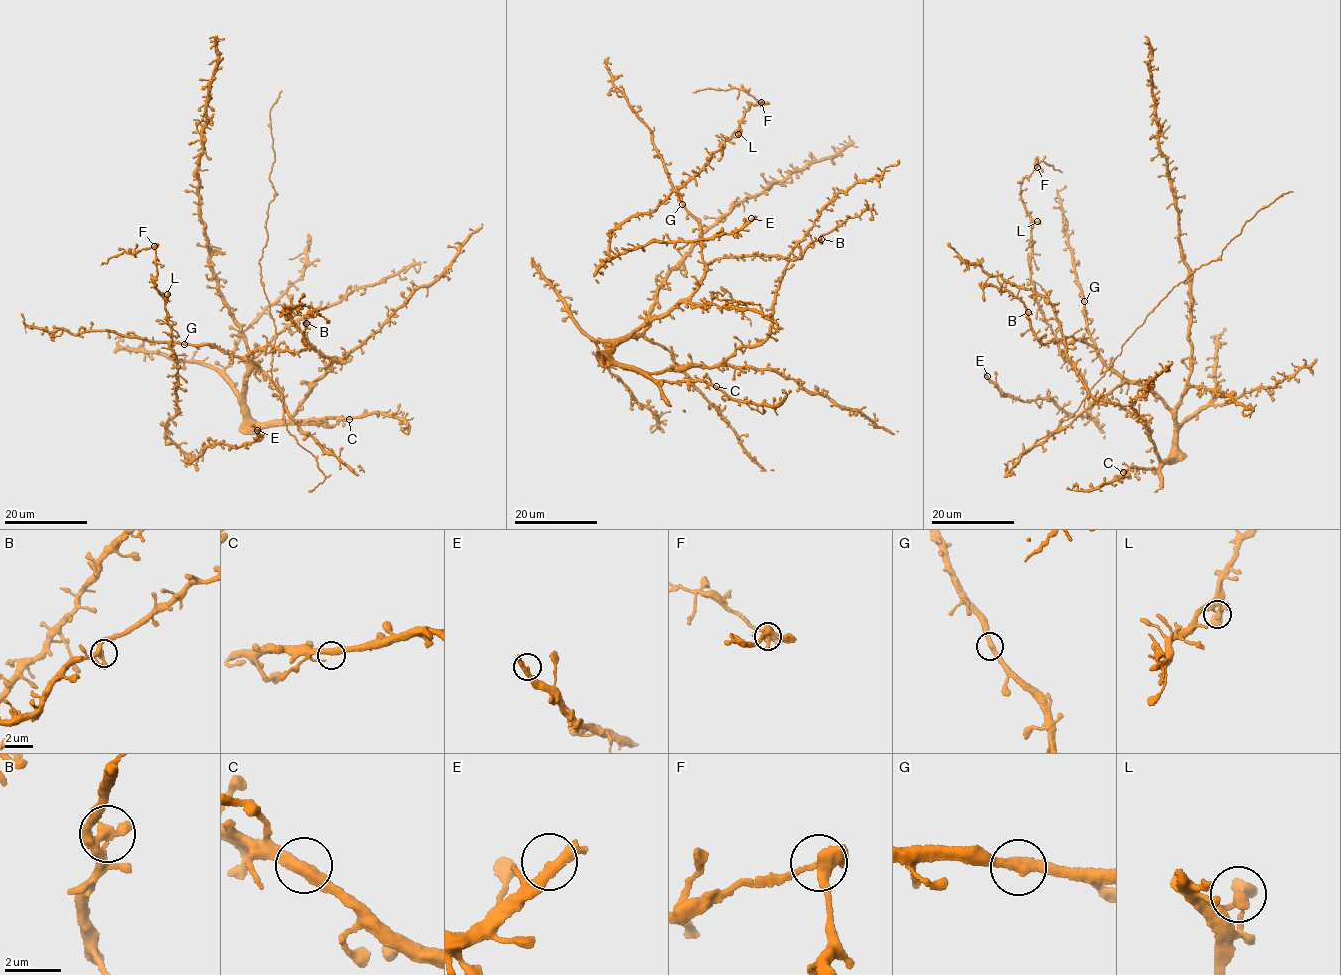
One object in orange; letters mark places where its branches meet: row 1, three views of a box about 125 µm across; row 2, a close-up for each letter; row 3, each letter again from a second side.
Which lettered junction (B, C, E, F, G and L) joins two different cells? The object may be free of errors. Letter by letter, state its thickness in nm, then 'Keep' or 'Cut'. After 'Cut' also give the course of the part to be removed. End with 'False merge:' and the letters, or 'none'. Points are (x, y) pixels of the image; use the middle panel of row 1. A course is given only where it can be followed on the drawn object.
B: Thickness 360 nm. Keep
C: Thickness 420 nm. Keep
E: Thickness 320 nm. Keep
F: Thickness 400 nm. Cut. Course of the part to remove: (761, 102), (732, 87), (693, 92)
G: Thickness 360 nm. Keep
L: Thickness 360 nm. Keep
False merge: F

